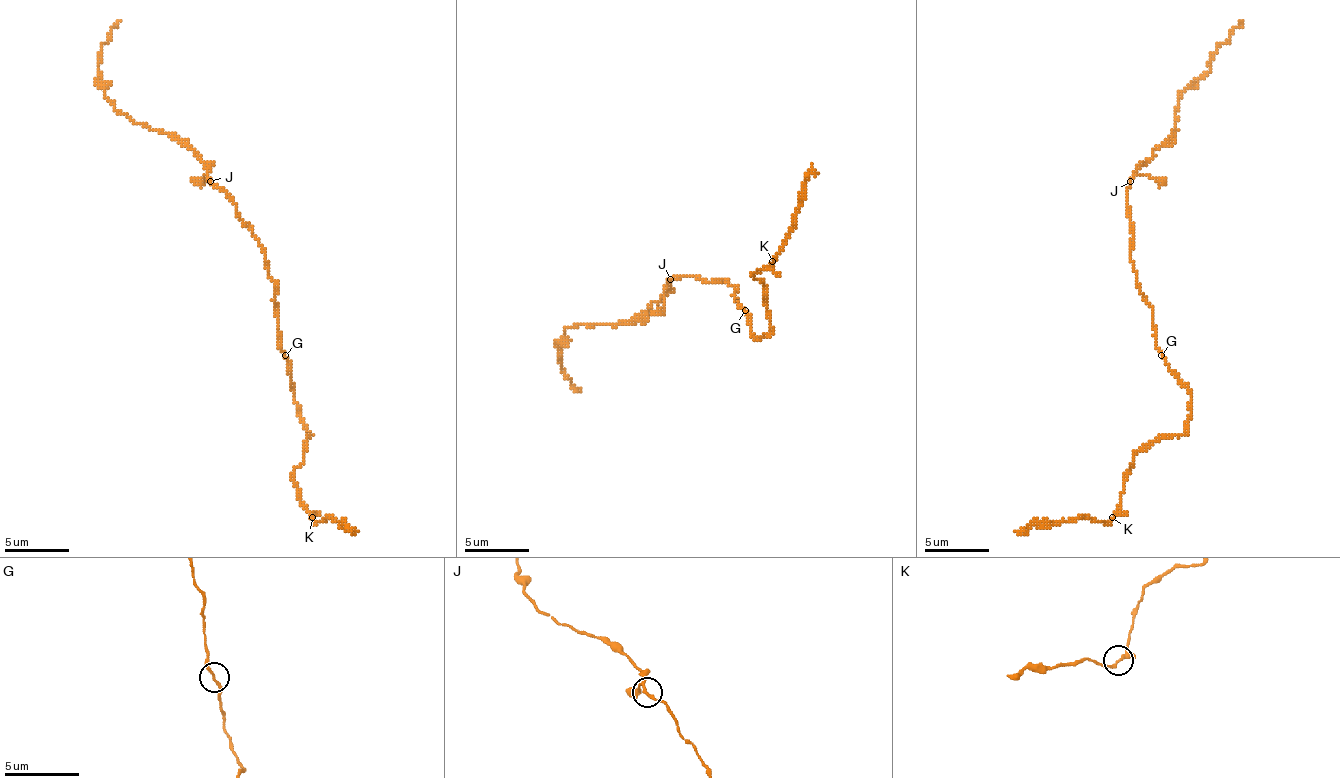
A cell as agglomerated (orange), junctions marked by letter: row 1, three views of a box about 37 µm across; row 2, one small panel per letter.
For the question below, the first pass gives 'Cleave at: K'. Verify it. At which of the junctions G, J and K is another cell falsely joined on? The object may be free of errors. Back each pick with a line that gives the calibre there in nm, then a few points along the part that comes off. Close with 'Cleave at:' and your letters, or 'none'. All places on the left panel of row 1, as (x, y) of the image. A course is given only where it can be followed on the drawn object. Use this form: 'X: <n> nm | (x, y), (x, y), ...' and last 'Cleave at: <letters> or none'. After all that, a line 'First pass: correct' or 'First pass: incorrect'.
Cleave at: none
First pass: incorrect

